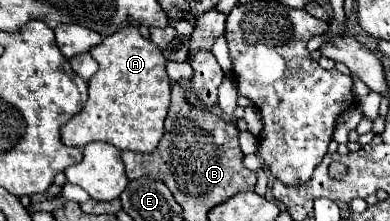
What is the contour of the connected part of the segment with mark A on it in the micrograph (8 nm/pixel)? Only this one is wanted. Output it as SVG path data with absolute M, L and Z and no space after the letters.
M123 27L105 37L89 53L99 63L99 71L87 83L89 99L85 107L61 127L63 145L85 147L91 141L103 141L121 151L155 151L163 135L171 93L171 81L165 71L167 61L161 51L151 41L143 39L137 27Z

